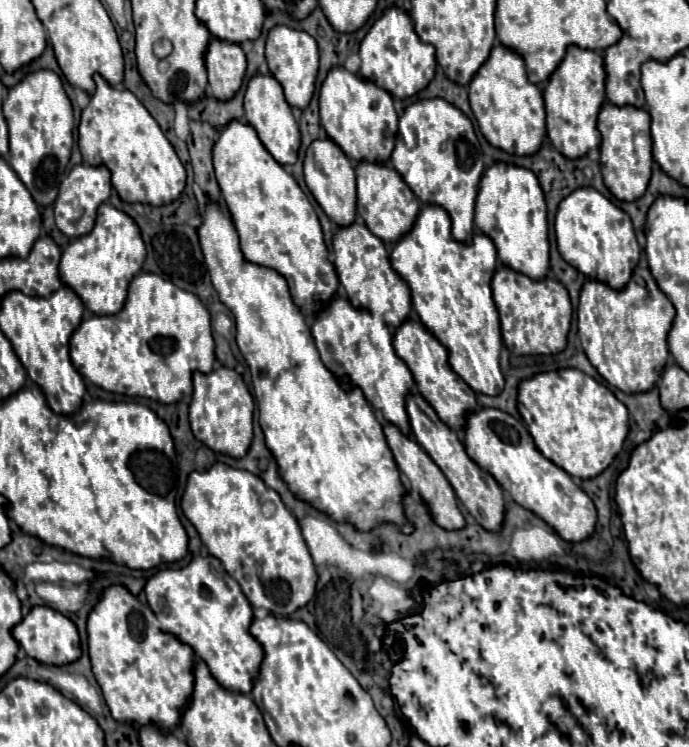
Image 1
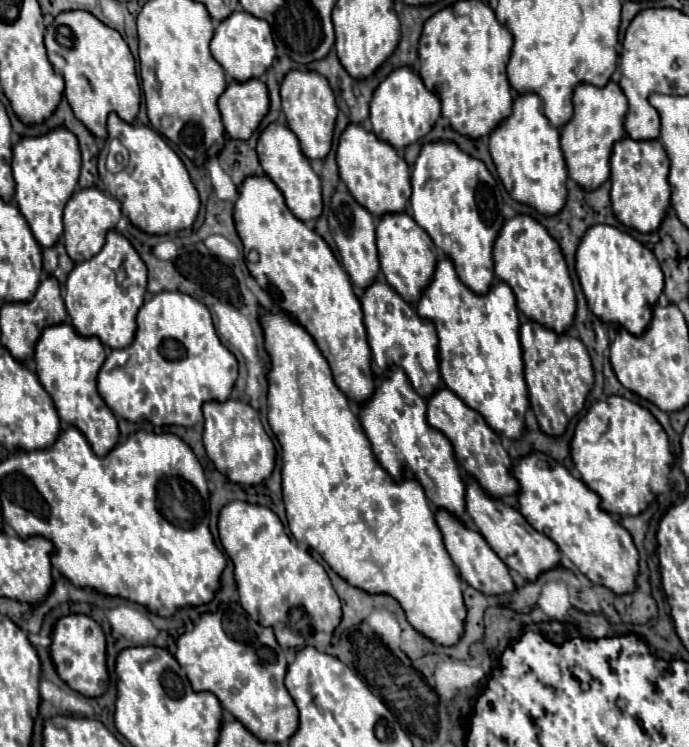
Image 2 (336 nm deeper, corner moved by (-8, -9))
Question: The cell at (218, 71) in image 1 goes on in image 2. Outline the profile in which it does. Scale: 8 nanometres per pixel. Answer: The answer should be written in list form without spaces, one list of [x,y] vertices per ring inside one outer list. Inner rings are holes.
[[[250,79],[250,81],[244,81],[244,83],[230,81],[230,85],[222,93],[222,97],[218,99],[218,107],[220,107],[220,113],[222,113],[222,123],[226,127],[226,133],[232,139],[250,139],[250,135],[258,129],[260,121],[266,117],[266,113],[270,109],[268,89],[260,79]]]

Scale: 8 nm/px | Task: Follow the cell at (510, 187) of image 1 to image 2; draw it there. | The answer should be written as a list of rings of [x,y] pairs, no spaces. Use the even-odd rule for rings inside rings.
[[[516,215],[506,221],[494,243],[494,273],[498,281],[506,283],[516,297],[516,305],[524,317],[552,329],[566,333],[576,315],[576,295],[572,279],[556,241],[548,231],[528,215]]]

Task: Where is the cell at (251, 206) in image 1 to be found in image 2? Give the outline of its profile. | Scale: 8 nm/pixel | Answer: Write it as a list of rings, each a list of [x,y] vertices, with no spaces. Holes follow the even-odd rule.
[[[266,175],[248,177],[242,183],[234,205],[234,221],[244,243],[244,253],[248,255],[256,249],[260,255],[258,263],[248,263],[260,289],[270,295],[278,311],[286,313],[294,323],[308,331],[330,363],[334,383],[350,397],[350,401],[364,405],[376,389],[372,353],[368,349],[362,321],[364,315],[348,273],[340,267],[326,241],[292,215],[280,189]]]

